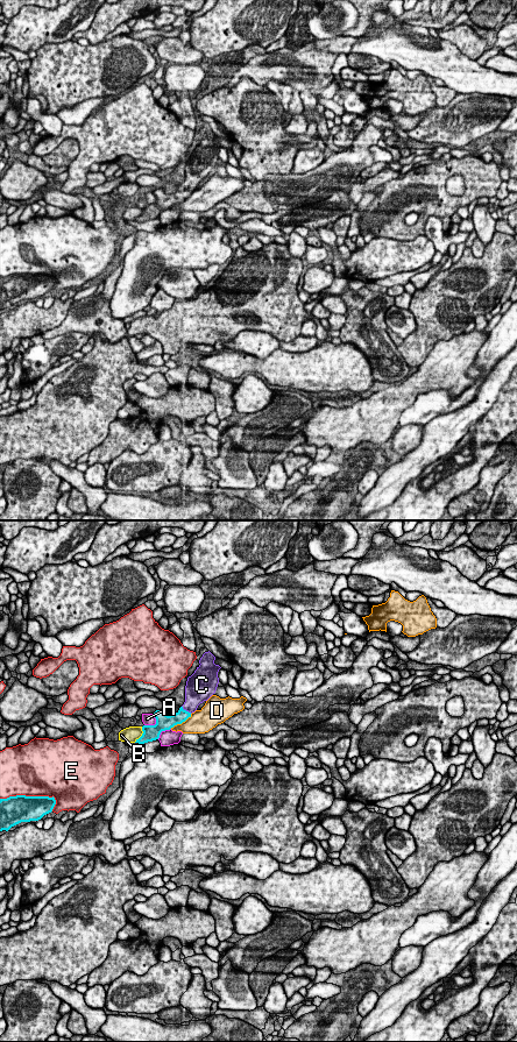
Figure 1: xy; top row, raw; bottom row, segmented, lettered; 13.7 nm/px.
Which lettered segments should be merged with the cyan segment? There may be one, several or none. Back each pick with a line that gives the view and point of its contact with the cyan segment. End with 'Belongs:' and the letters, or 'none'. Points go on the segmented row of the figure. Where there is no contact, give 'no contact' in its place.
C: xy (185, 710)
Belongs: C

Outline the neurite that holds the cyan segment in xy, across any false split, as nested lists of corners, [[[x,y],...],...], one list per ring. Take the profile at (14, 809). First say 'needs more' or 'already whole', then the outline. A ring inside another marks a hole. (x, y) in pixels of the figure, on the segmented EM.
already whole; [[[16,795],[0,799],[0,831],[21,822],[38,821],[52,811],[55,798]]]

